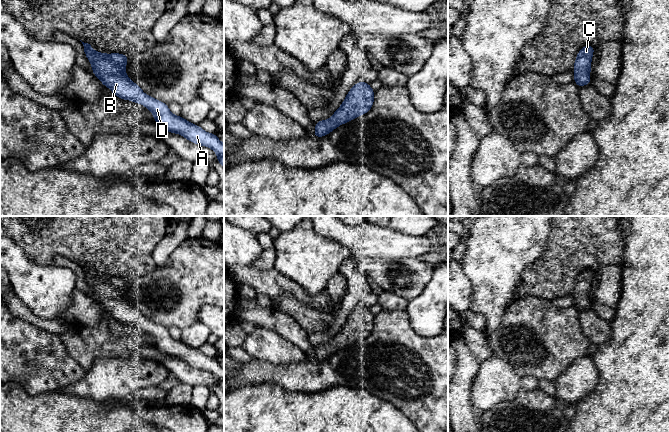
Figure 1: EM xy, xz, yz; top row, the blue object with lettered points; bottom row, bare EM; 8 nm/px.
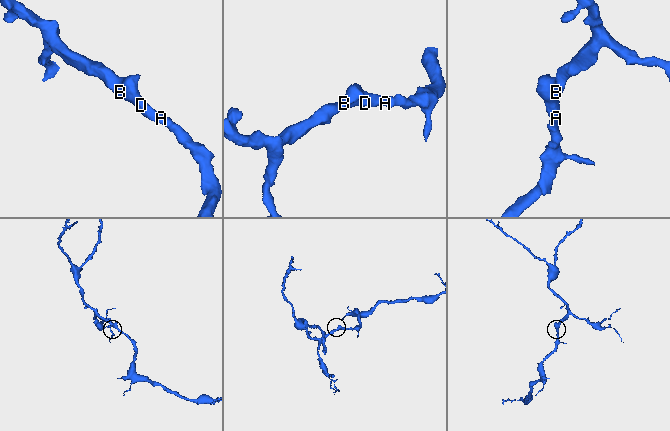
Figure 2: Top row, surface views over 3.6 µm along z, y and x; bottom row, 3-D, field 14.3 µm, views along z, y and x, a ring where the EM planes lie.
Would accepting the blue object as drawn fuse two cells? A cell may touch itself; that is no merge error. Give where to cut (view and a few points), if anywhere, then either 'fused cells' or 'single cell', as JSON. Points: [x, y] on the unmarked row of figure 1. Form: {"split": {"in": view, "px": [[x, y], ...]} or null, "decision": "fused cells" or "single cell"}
{"split": null, "decision": "single cell"}

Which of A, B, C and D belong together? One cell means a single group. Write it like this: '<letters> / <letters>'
A B C D

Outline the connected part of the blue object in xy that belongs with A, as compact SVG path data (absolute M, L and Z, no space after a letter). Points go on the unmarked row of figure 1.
M88 267L82 268L93 299L100 303L103 310L108 311L120 323L142 328L153 338L155 348L164 355L179 358L194 368L212 373L217 378L217 386L224 392L224 368L217 359L204 355L199 349L190 347L182 340L173 339L166 327L146 319L126 299L126 278L101 277L94 275Z

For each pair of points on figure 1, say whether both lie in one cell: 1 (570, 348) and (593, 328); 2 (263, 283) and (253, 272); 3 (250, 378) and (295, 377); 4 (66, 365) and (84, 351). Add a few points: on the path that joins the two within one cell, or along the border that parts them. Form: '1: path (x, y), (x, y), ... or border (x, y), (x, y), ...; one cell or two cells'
1: border (579, 312), (579, 327), (591, 342); two cells
2: path (260, 280), (255, 275); one cell
3: path (261, 375), (284, 376); one cell
4: border (61, 339), (66, 351), (86, 372); two cells

